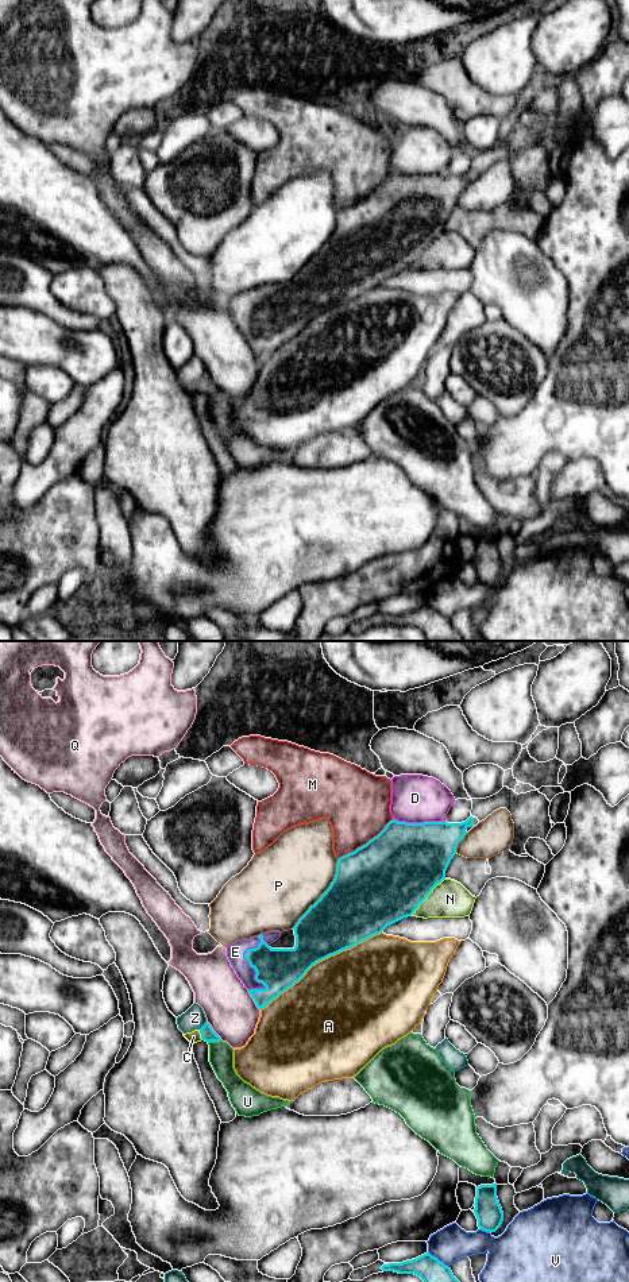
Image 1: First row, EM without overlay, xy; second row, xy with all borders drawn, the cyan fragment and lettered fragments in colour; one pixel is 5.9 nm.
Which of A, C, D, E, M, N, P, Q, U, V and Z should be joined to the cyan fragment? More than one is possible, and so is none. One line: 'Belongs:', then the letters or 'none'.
Belongs: C, E

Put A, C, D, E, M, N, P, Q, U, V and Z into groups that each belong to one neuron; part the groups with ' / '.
A / C E / D / M / N / P / Q / U / V / Z

